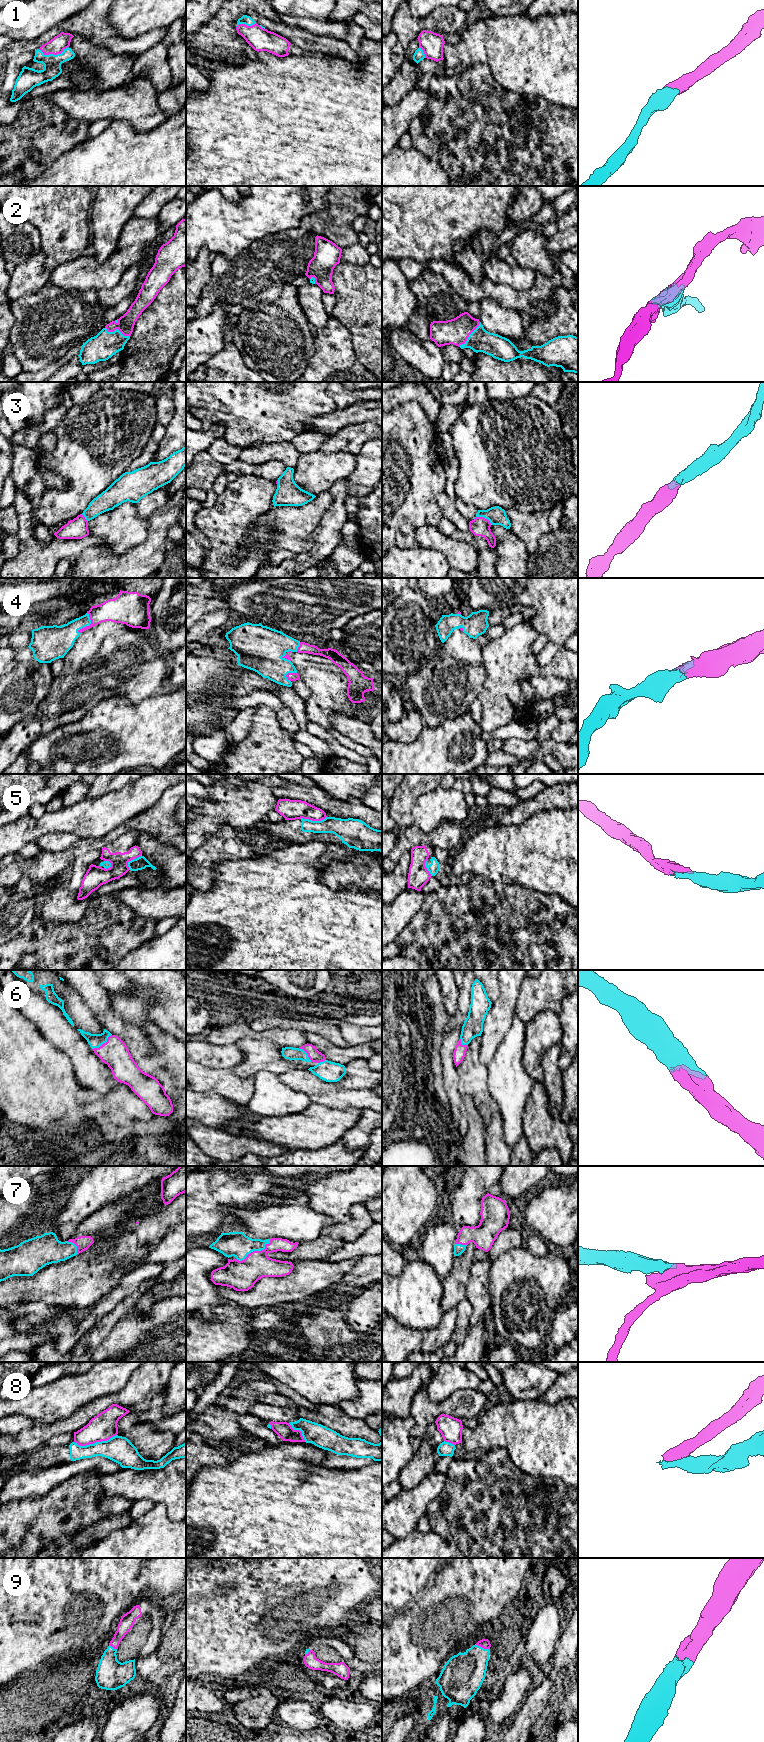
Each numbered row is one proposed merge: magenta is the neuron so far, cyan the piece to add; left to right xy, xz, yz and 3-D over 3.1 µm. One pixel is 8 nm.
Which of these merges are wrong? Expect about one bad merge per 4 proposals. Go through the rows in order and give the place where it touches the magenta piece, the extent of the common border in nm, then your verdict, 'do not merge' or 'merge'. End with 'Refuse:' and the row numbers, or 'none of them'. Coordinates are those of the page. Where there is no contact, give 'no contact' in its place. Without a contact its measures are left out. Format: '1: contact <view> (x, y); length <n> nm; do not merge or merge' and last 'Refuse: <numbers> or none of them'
1: contact xy (53, 53); length 240 nm; merge
2: contact yz (469, 334); length 260 nm; merge
3: contact yz (483, 517); length 150 nm; merge
4: contact xy (88, 626); length 190 nm; merge
5: contact xz (313, 820); length 220 nm; do not merge
6: contact xy (102, 1044); length 200 nm; merge
7: contact xz (255, 1251); length 320 nm; merge
8: contact xy (95, 1442); length 360 nm; do not merge
9: contact yz (482, 1647); length 130 nm; merge
Refuse: 5, 8

